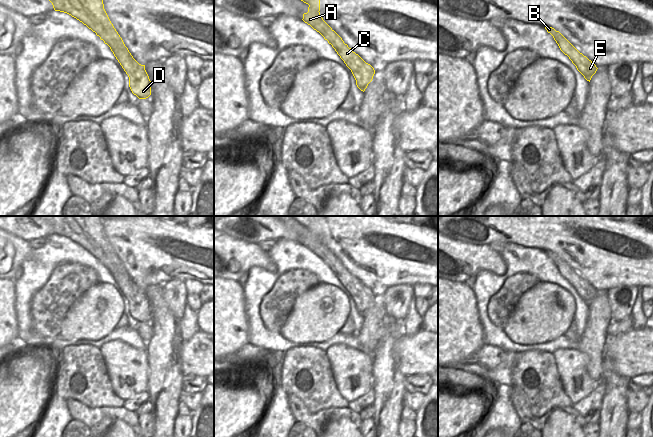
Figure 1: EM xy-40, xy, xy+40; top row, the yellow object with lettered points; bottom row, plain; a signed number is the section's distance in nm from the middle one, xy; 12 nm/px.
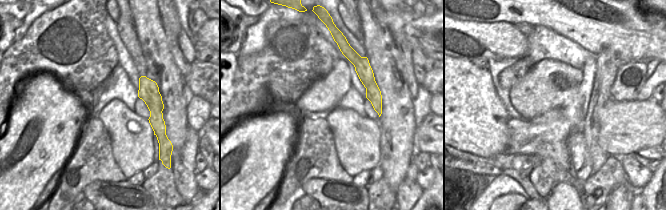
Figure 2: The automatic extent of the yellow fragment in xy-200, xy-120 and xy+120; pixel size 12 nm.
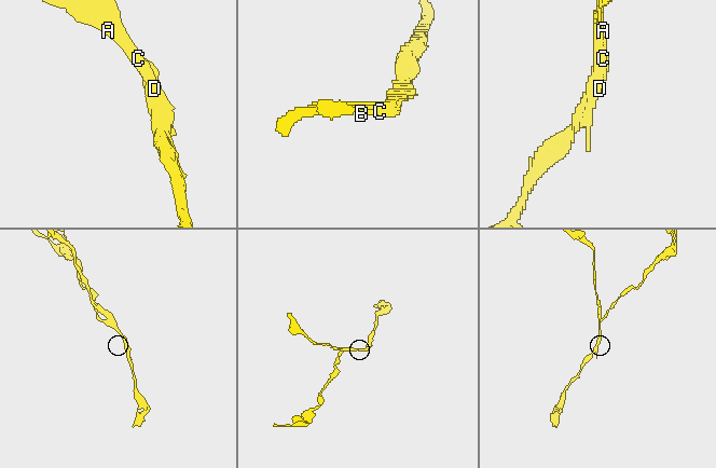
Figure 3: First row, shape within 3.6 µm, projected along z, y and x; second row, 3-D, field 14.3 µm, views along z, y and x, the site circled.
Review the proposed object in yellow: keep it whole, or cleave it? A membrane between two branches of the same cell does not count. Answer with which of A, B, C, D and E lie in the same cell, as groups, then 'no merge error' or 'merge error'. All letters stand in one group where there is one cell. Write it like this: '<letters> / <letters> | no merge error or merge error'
A B / C D E | merge error

